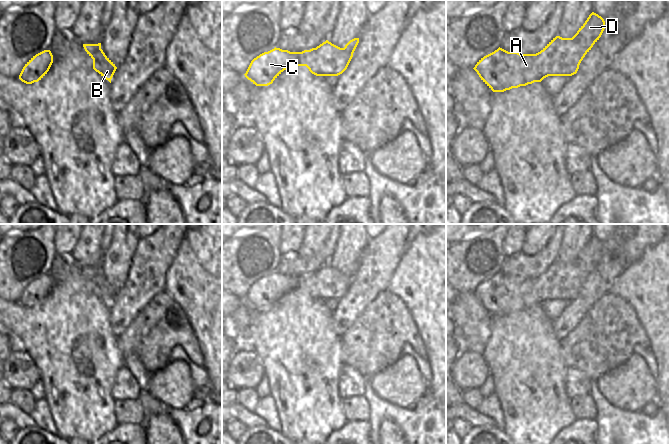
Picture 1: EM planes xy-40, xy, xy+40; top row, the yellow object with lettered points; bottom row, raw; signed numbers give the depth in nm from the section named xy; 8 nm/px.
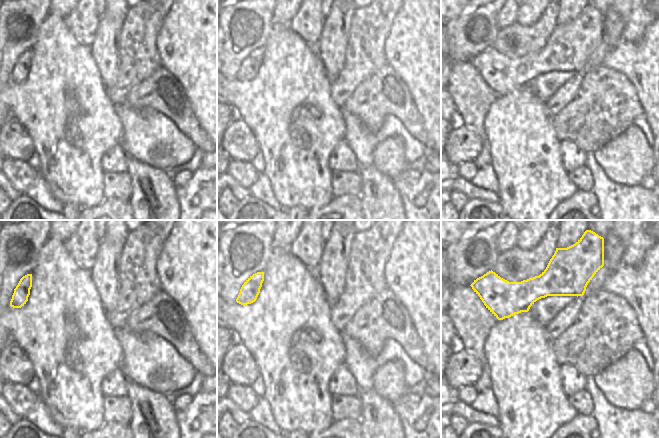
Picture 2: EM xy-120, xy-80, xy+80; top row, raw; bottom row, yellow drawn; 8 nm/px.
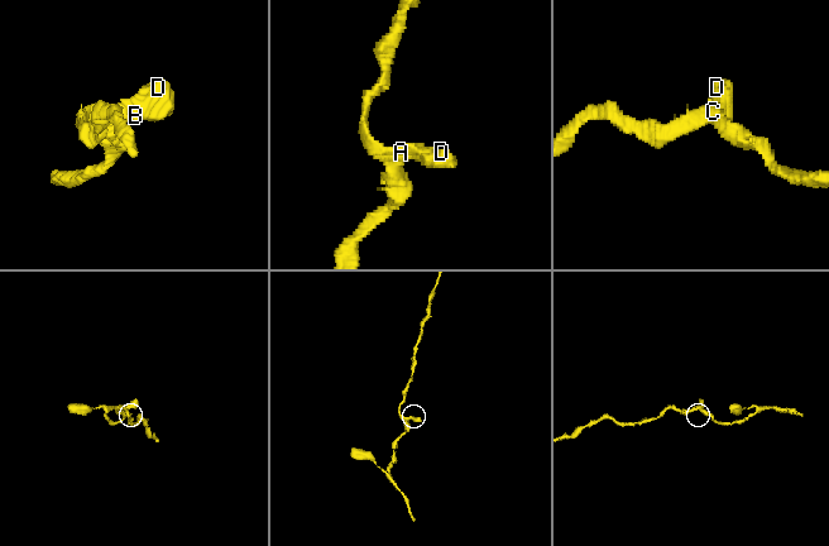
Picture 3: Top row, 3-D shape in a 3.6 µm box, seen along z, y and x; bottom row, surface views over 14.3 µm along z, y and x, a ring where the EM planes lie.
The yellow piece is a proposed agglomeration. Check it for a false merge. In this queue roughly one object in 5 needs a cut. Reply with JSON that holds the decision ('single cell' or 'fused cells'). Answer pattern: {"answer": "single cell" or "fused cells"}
{"answer": "single cell"}

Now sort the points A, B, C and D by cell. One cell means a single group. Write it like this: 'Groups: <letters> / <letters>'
Groups: A B C D.

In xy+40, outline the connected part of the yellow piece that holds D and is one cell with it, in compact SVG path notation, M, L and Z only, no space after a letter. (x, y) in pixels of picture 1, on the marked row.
M592 12L572 38L556 36L536 54L520 54L498 48L473 68L493 91L541 82L548 76L572 76L605 29L605 21Z

